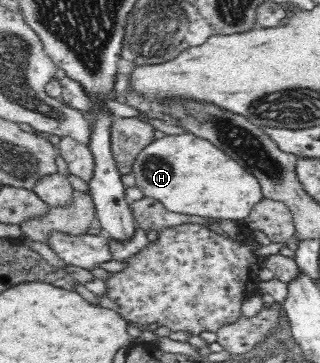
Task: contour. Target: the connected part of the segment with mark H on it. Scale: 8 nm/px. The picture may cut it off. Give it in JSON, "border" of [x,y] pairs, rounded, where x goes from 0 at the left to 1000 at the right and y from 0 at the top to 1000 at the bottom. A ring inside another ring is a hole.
{"border":[[[578,364],[522,372],[466,394],[431,427],[413,477],[425,515],[456,543],[500,556],[538,587],[659,601],[759,606],[825,540],[806,496],[647,383]]]}

